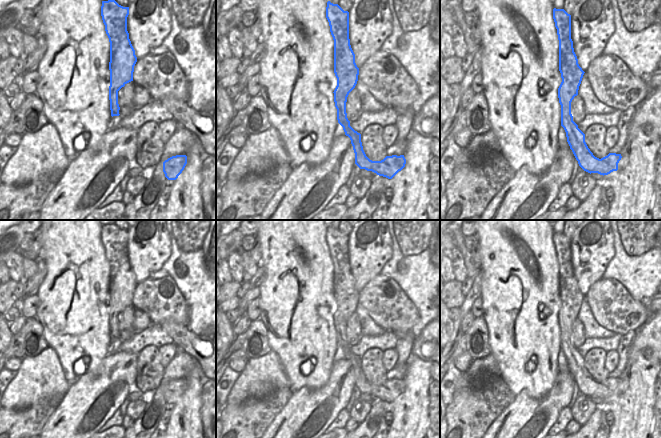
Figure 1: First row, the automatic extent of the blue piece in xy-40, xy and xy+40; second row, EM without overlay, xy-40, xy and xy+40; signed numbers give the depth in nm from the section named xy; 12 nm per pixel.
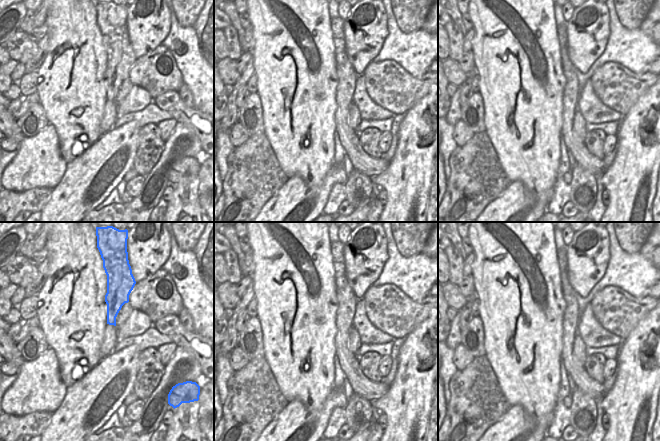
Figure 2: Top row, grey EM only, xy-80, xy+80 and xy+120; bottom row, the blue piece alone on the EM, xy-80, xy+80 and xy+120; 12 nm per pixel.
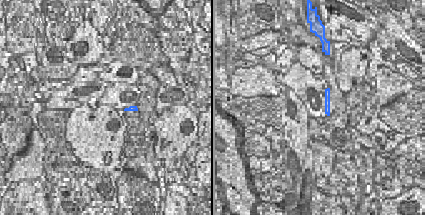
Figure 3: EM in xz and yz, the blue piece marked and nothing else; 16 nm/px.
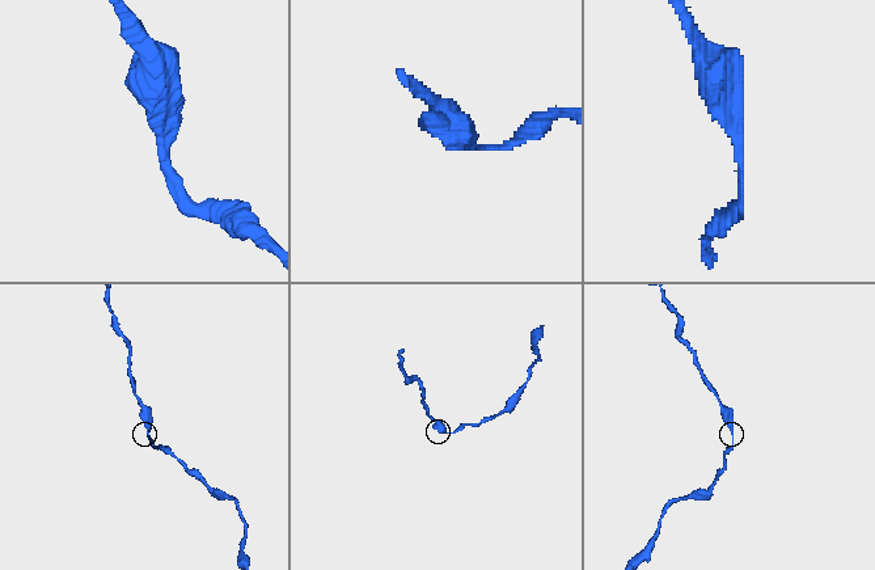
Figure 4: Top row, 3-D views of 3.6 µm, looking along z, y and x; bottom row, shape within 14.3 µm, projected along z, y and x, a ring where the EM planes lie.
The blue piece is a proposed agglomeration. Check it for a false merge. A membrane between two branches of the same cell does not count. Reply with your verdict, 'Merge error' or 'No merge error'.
No merge error

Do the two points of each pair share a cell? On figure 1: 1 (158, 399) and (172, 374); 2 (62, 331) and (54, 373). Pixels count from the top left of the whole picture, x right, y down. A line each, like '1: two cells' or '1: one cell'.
1: one cell
2: two cells

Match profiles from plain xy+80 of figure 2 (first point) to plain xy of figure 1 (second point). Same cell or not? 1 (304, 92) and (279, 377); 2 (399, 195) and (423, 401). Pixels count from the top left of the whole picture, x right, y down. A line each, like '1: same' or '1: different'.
1: different
2: same

